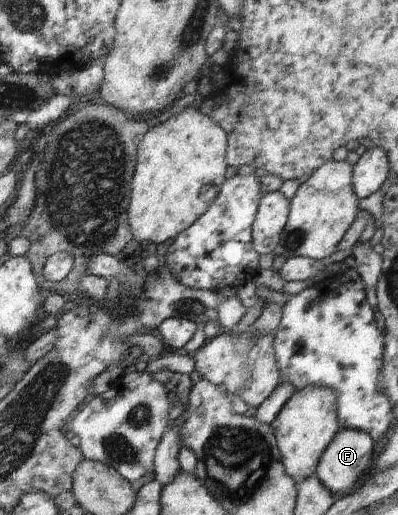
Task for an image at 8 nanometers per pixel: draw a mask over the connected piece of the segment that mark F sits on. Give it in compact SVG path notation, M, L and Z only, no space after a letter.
M341 429L335 432L327 447L319 455L315 464L314 475L318 482L329 490L335 498L348 494L353 483L359 483L365 476L365 471L371 465L371 451L377 444L365 433L356 429Z

